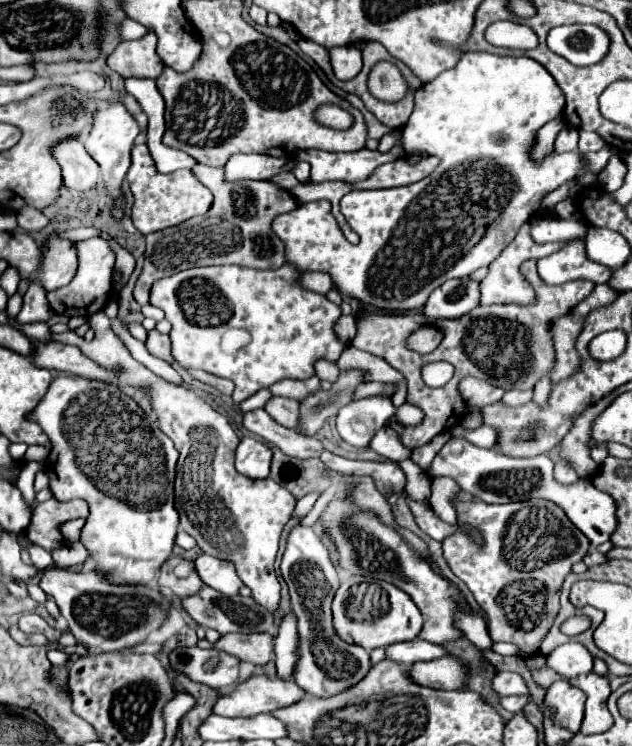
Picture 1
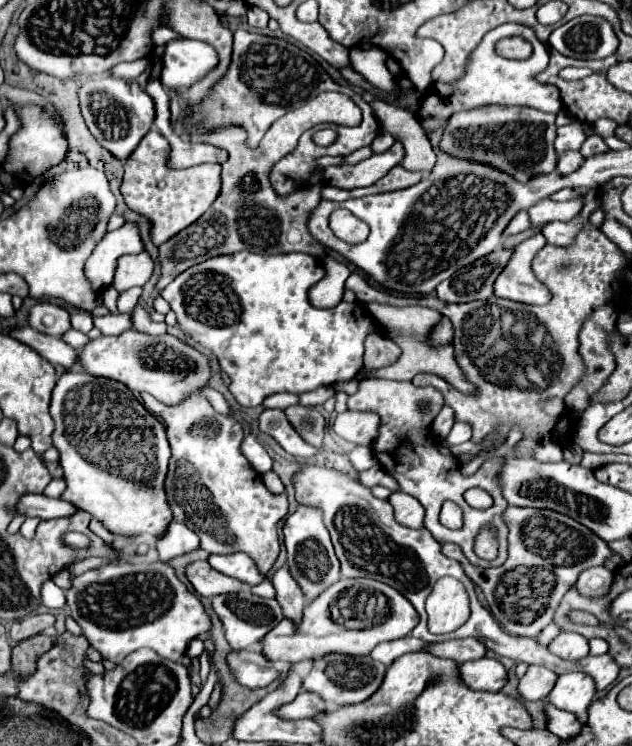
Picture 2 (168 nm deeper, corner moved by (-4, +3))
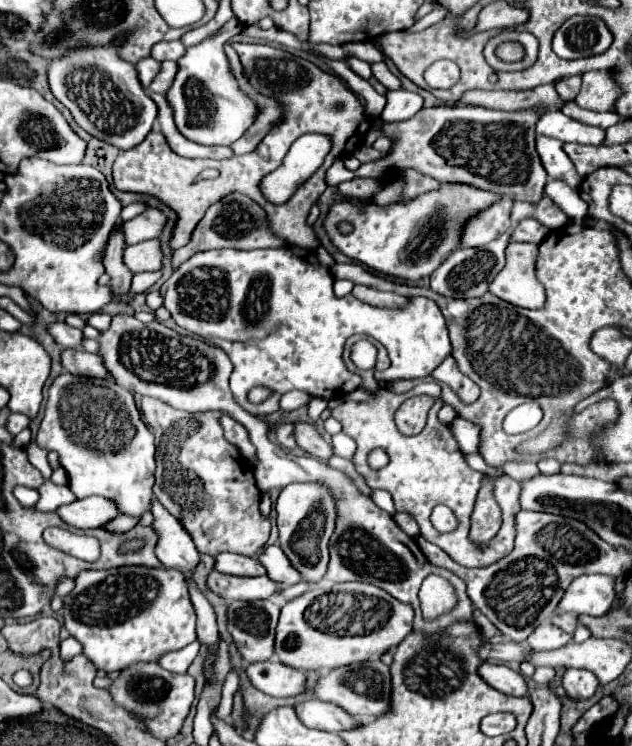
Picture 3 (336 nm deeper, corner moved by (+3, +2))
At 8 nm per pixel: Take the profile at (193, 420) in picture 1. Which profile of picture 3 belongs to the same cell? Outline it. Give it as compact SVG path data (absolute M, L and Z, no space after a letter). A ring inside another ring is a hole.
M142 398L140 404L144 422L152 428L156 436L156 484L154 494L162 506L182 522L188 534L194 538L196 548L202 554L220 554L220 552L238 552L246 556L256 556L270 536L270 522L260 516L258 502L260 492L254 480L254 468L232 444L226 442L220 416L222 412L184 412L164 404L158 398Z

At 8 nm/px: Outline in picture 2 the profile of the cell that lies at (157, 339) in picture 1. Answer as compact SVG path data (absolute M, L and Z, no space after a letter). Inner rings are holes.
M137 305L131 315L133 315L133 327L139 333L147 333L147 335L167 335L167 323L155 323L155 321L151 321L149 319L149 313L141 305Z

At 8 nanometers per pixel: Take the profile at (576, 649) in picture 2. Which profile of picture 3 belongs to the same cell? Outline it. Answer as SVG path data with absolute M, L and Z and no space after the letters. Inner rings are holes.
M542 622L526 640L534 650L556 650L570 642L570 636L550 622Z

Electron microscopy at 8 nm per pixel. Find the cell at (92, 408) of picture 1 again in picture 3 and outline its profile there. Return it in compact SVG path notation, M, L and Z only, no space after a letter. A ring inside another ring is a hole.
M60 374L46 402L46 412L36 434L38 446L60 454L68 472L70 490L78 498L104 496L118 500L122 514L142 516L152 500L154 486L154 436L140 418L130 390L110 380Z

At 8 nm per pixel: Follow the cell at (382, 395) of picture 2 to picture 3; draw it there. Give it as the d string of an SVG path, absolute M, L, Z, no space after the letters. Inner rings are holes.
M422 382L406 394L378 390L376 398L370 402L352 402L352 400L342 402L340 406L336 406L336 410L332 410L332 416L342 424L342 432L356 440L358 450L354 456L354 466L356 466L358 474L364 476L366 484L372 490L390 492L394 498L396 510L410 514L418 522L420 534L428 542L440 546L454 562L458 562L466 568L490 566L490 564L498 562L500 558L504 558L514 548L514 534L516 534L514 522L516 522L516 514L520 512L520 484L514 482L510 476L488 476L472 470L466 464L466 456L460 450L460 446L452 434L452 428L438 420L438 410L444 406L438 396L440 396L438 382ZM420 394L436 396L436 404L430 408L426 428L418 436L404 436L398 432L398 428L394 424L394 414L404 400L408 400L412 396L420 396ZM374 448L384 448L390 454L390 464L384 466L382 470L372 470L368 466L368 454ZM483 478L488 478L493 483L495 499L502 508L502 528L498 530L498 544L476 546L468 538L468 532L470 532L470 516L474 510L476 494L481 488ZM438 504L446 504L454 512L454 516L458 518L456 530L442 534L430 524L430 514L432 514L434 506L438 506Z

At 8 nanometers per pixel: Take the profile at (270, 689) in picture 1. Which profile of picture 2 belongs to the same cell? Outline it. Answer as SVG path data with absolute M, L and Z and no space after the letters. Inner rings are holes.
M301 691L299 697L295 697L291 703L281 705L275 711L275 715L281 719L313 719L317 713L325 709L327 709L327 703L317 693Z

